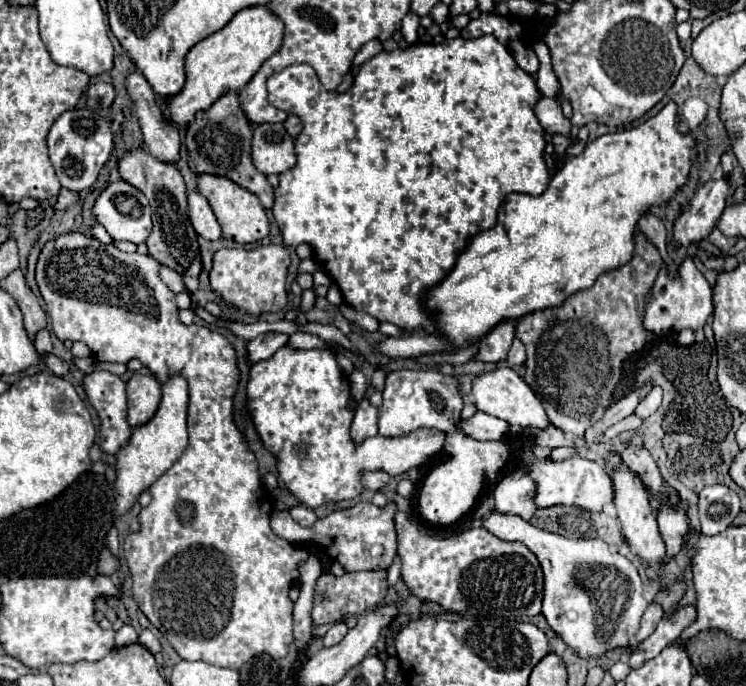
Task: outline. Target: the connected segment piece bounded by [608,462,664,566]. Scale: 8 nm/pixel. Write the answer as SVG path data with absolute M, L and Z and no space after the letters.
M620 462L618 468L608 468L608 474L612 478L612 486L614 486L614 504L618 510L618 520L622 526L622 532L626 536L626 540L632 544L632 548L636 550L636 554L646 560L648 564L658 564L660 566L660 558L664 556L664 542L660 538L658 532L658 524L656 524L656 516L652 514L650 508L650 500L648 500L648 488L638 480L638 476L626 466L626 462Z

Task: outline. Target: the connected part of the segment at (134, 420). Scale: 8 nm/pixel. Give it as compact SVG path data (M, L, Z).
M134 372L126 382L128 394L128 424L140 426L158 410L162 386L150 372Z

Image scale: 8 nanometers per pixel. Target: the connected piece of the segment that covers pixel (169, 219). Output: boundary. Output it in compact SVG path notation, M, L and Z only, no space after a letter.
M144 148L128 150L120 162L118 162L118 172L122 180L138 188L150 202L154 214L154 228L152 234L146 240L148 252L160 260L160 264L176 270L182 276L198 276L202 262L200 262L200 250L198 250L198 240L196 232L188 220L188 202L186 202L186 186L172 162L162 162L148 154Z

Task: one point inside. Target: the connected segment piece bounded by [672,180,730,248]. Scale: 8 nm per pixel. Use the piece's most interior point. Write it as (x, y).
(694, 224)

